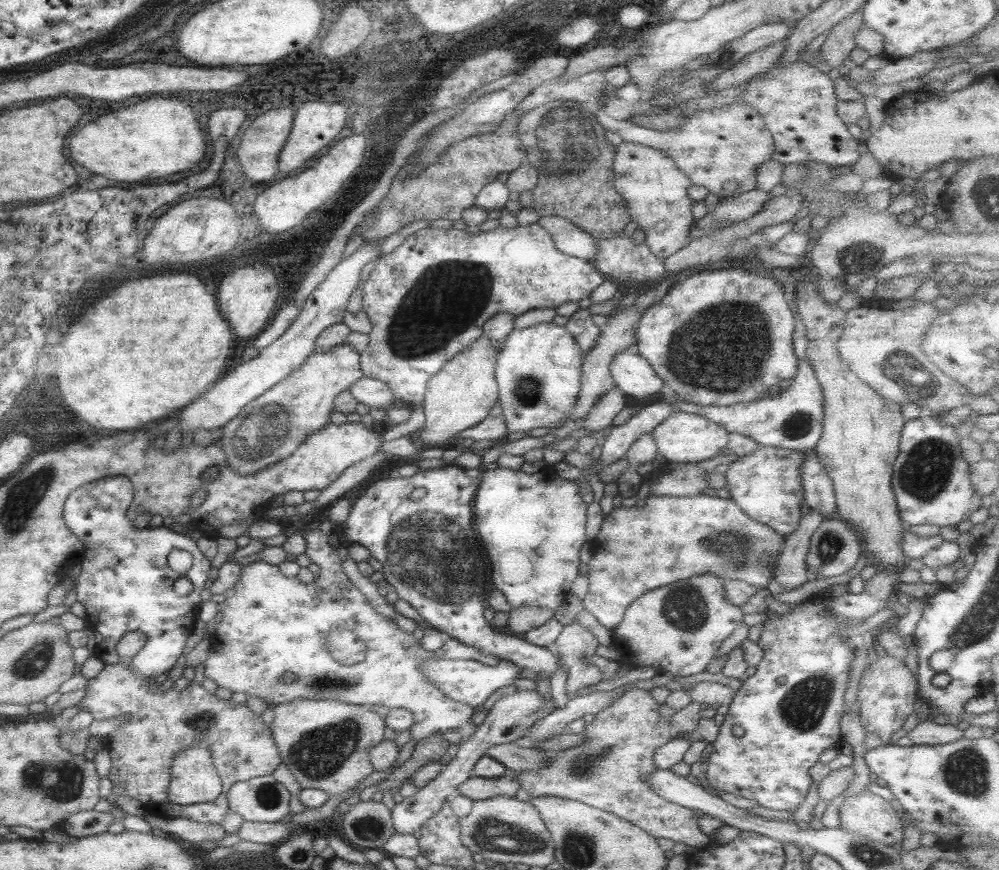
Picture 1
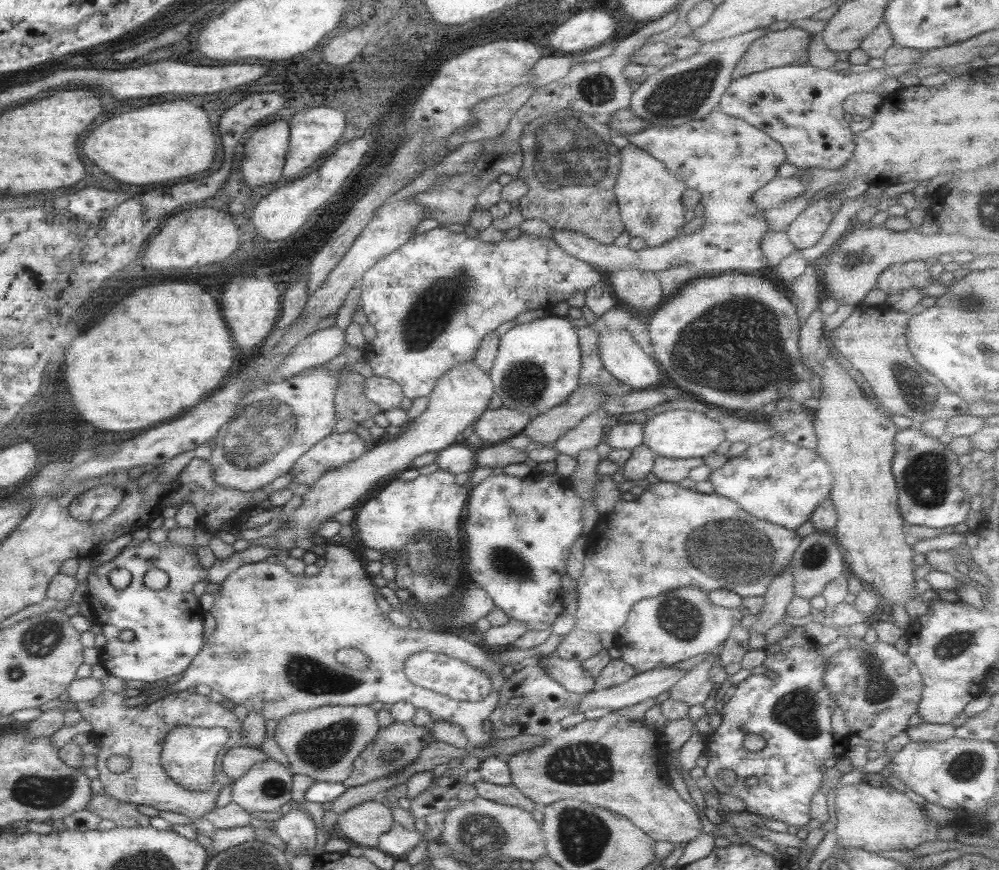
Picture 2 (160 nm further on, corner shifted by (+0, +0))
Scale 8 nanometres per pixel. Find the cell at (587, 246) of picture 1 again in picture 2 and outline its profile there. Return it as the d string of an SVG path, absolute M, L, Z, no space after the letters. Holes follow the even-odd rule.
M716 109L712 110L701 120L684 122L679 126L649 127L633 135L621 135L629 144L646 151L649 156L661 162L671 177L685 185L686 189L696 191L703 206L703 224L699 224L693 232L683 233L671 238L662 245L653 248L643 247L631 250L627 246L619 247L611 244L599 244L586 236L563 229L555 229L551 233L551 240L563 249L569 256L591 265L596 271L613 273L623 268L636 268L645 272L657 274L666 268L673 268L684 264L692 269L693 278L701 276L717 276L723 273L752 274L759 272L759 268L766 266L766 260L760 249L760 240L767 230L765 220L759 216L759 208L753 206L751 195L770 182L775 177L777 169L785 163L785 156L781 146L774 142L767 133L735 118L727 116Z

